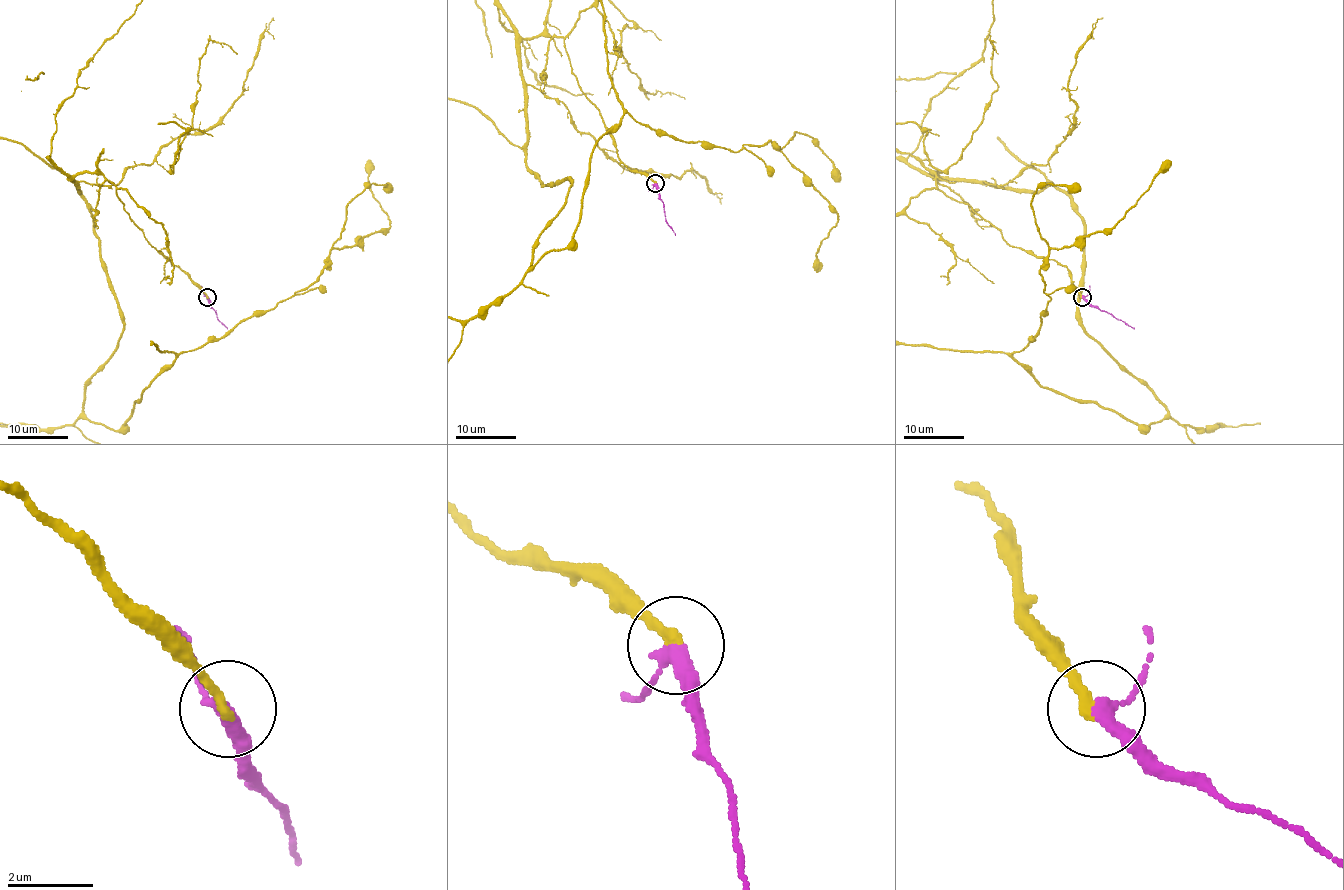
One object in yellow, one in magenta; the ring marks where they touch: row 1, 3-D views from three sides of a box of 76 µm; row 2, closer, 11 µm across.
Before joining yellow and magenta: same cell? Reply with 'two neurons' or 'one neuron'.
one neuron

